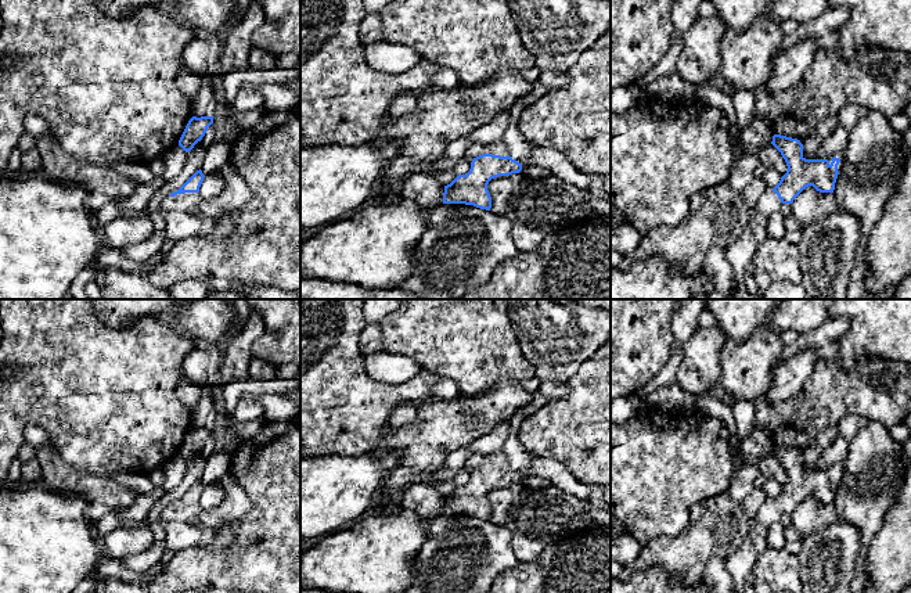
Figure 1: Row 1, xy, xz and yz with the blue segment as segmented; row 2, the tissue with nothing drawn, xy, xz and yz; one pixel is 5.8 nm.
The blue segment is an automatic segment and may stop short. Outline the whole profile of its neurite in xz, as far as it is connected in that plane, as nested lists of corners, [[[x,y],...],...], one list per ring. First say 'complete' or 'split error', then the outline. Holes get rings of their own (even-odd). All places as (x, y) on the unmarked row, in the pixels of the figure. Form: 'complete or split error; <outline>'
split error; [[[503,450],[485,454],[485,461],[472,470],[467,485],[458,485],[450,495],[444,496],[443,514],[465,514],[490,521],[489,492],[522,481],[522,475],[509,467]]]

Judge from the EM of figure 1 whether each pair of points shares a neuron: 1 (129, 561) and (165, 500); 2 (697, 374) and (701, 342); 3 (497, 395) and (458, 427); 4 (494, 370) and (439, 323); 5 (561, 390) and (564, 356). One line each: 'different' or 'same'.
1: same
2: same
3: same
4: same
5: different

